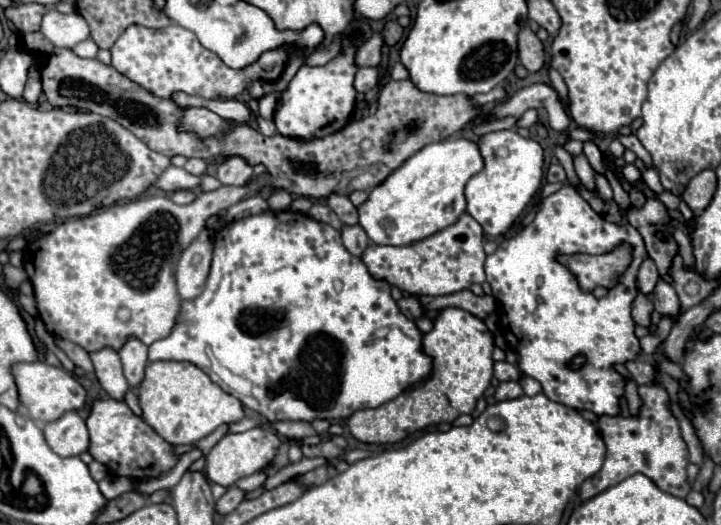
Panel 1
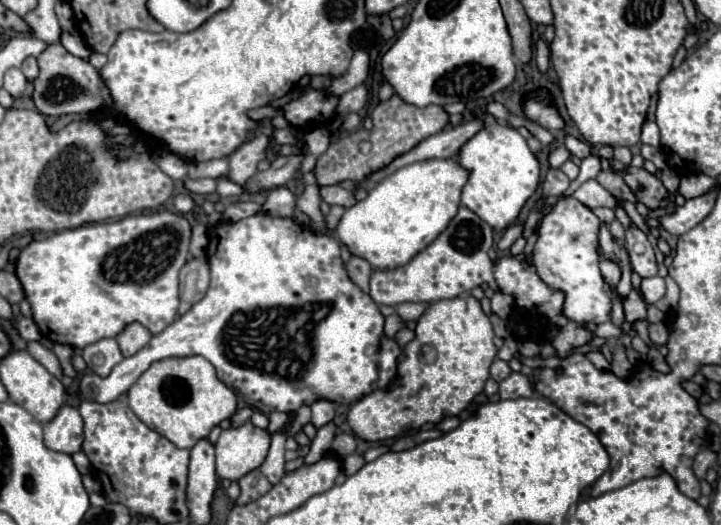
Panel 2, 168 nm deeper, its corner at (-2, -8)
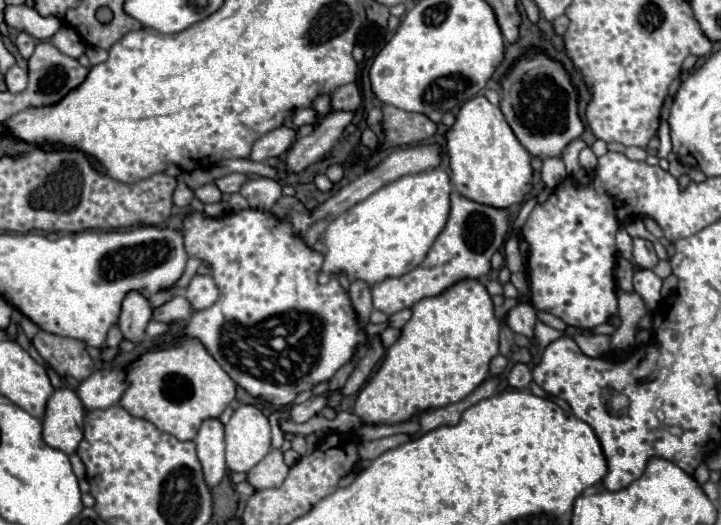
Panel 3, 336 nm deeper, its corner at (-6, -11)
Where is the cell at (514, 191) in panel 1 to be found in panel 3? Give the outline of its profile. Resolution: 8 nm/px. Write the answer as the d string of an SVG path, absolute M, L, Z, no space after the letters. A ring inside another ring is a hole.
M474 96L460 106L456 122L446 130L444 138L454 190L458 194L480 204L510 208L522 202L524 194L530 192L532 180L530 154L516 140L500 108L490 104L484 96Z

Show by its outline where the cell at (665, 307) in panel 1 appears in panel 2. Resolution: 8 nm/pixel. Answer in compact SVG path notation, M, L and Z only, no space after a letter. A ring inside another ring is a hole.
M650 277L650 279L642 279L642 293L646 297L646 303L650 305L650 299L662 299L666 295L666 285L662 277Z

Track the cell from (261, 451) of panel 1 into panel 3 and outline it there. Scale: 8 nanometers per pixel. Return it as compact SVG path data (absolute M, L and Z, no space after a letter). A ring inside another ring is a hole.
M242 404L226 424L226 464L232 472L248 472L270 450L270 422L262 410Z

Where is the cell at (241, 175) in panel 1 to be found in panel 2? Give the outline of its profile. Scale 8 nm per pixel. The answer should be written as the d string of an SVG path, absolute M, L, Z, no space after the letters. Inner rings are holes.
M258 135L250 143L244 143L240 149L236 149L230 157L230 169L228 169L228 179L236 185L246 185L250 177L256 175L256 165L260 159L266 157L266 147L268 147L268 137Z

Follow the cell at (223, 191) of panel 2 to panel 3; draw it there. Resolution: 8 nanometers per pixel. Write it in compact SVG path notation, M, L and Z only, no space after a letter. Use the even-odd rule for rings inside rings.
M254 178L240 188L240 194L248 200L250 208L270 210L274 202L282 196L282 186L270 178Z

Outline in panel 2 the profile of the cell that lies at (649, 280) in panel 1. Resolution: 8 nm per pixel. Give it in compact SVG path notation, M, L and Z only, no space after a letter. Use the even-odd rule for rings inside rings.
M630 223L630 227L626 227L626 249L630 255L630 261L634 265L634 271L646 279L646 277L654 277L658 273L656 267L656 255L654 255L654 247L648 241L646 233L640 231L634 223Z

